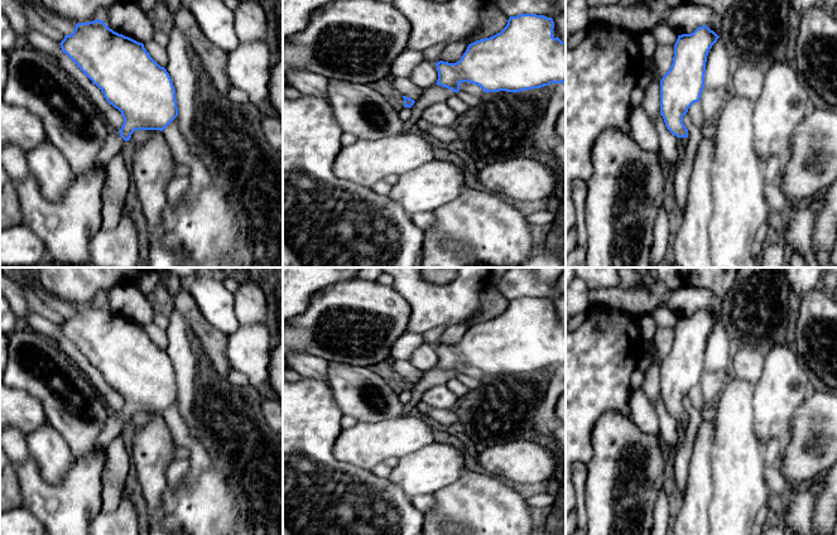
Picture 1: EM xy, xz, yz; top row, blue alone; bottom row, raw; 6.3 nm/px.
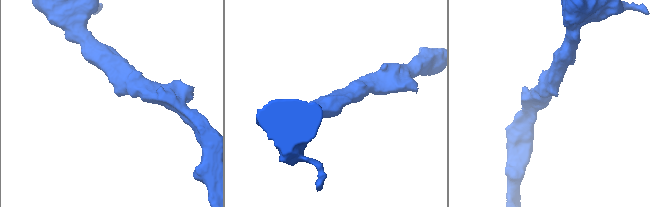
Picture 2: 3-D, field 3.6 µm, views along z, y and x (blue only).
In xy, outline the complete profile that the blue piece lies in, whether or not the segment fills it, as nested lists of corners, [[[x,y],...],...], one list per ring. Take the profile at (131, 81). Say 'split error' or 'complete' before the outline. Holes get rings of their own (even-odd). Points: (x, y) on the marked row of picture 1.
split error; [[[102,20],[76,24],[73,33],[64,35],[59,44],[63,53],[101,90],[106,101],[121,112],[124,124],[119,131],[105,139],[95,169],[82,175],[74,174],[59,202],[44,198],[29,173],[16,184],[16,192],[23,215],[21,223],[42,240],[45,256],[62,264],[88,265],[90,242],[102,223],[104,169],[122,150],[124,143],[130,140],[135,130],[163,131],[178,116],[178,107],[175,90],[167,69],[150,57],[143,43],[114,32]]]

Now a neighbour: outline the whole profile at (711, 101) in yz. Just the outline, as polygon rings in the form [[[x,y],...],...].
[[[703,88],[699,103],[706,122],[716,121],[721,109],[728,97],[730,88],[707,90]]]

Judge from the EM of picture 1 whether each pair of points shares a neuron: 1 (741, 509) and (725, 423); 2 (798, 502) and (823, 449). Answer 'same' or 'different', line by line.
1: same
2: different

